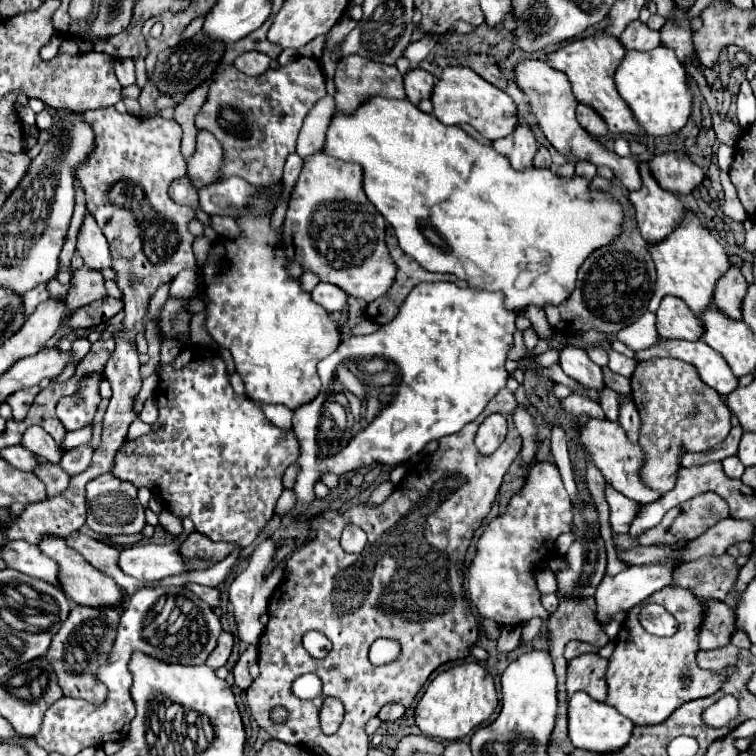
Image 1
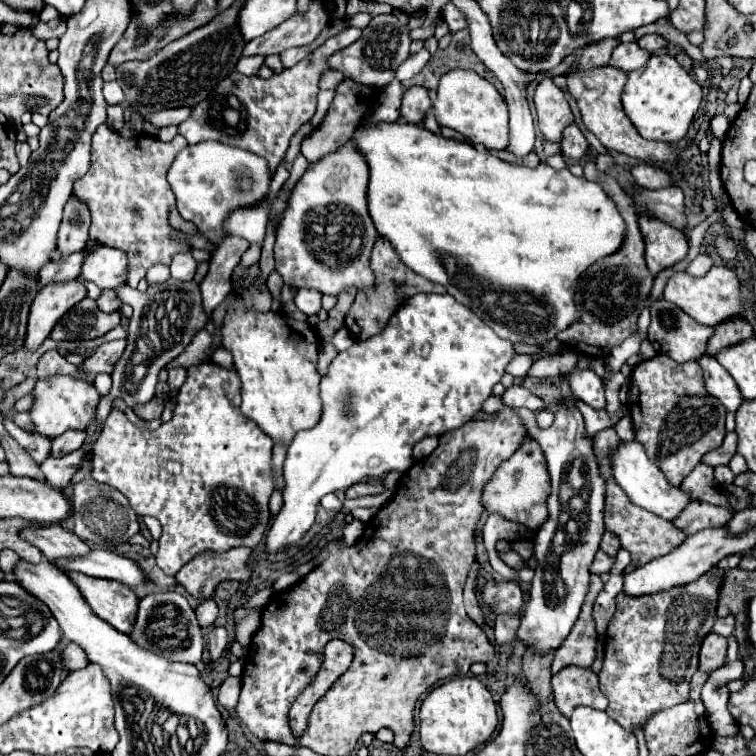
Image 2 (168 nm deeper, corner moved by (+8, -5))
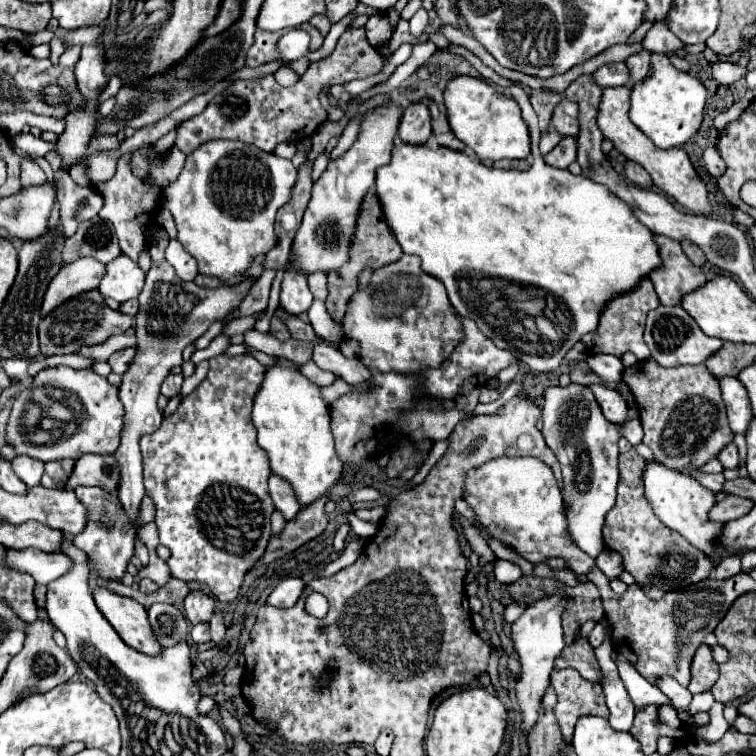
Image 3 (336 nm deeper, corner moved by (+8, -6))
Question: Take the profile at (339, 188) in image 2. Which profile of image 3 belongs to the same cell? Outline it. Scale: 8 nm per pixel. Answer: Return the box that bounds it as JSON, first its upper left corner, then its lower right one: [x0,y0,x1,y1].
[286,104,402,278]

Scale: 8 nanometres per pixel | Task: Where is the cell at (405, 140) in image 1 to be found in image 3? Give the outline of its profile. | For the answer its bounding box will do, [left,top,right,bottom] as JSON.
[376,142,660,372]

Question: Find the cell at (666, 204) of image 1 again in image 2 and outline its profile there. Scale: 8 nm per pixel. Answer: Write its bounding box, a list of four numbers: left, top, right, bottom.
[638,217,688,275]

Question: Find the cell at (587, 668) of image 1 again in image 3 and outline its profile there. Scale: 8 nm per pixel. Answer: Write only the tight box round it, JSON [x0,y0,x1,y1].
[552,668,608,740]

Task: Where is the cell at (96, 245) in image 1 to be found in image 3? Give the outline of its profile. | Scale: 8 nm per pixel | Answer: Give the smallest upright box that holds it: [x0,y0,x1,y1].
[98,254,146,302]

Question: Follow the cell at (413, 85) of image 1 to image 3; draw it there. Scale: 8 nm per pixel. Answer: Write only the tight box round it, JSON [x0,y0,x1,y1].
[398,102,432,144]

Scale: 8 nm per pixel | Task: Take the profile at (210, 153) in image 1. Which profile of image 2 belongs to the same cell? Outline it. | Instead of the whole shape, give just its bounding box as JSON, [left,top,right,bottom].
[168,141,272,247]

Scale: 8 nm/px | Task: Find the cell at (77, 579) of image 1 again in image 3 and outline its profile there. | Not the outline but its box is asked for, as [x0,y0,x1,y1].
[94,586,162,656]

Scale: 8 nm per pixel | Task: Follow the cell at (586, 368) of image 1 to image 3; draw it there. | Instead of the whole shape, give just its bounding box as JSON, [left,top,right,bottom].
[590,384,628,424]

